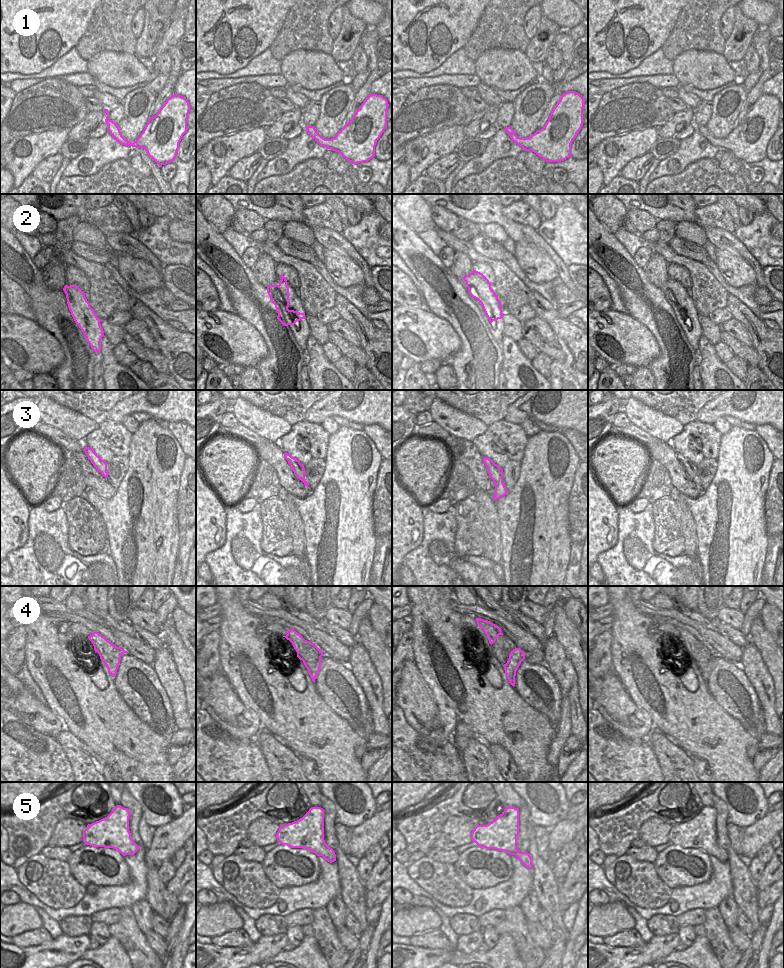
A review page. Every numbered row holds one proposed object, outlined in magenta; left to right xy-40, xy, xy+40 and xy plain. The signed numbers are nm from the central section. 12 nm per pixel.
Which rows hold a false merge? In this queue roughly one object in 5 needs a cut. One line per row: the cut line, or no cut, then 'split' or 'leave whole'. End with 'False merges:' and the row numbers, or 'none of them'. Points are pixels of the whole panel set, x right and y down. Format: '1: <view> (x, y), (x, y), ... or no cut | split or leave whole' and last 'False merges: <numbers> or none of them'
1: no cut | leave whole
2: no cut | leave whole
3: no cut | leave whole
4: xy+40 (506, 664), (504, 668) | split
5: no cut | leave whole
False merges: 4

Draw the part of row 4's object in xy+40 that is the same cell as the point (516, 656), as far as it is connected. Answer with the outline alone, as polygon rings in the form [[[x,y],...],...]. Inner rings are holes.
[[[520,648],[513,649],[509,654],[509,658],[504,670],[509,683],[513,687],[515,686],[516,671],[519,668],[521,662],[525,659],[525,654],[526,653]]]

